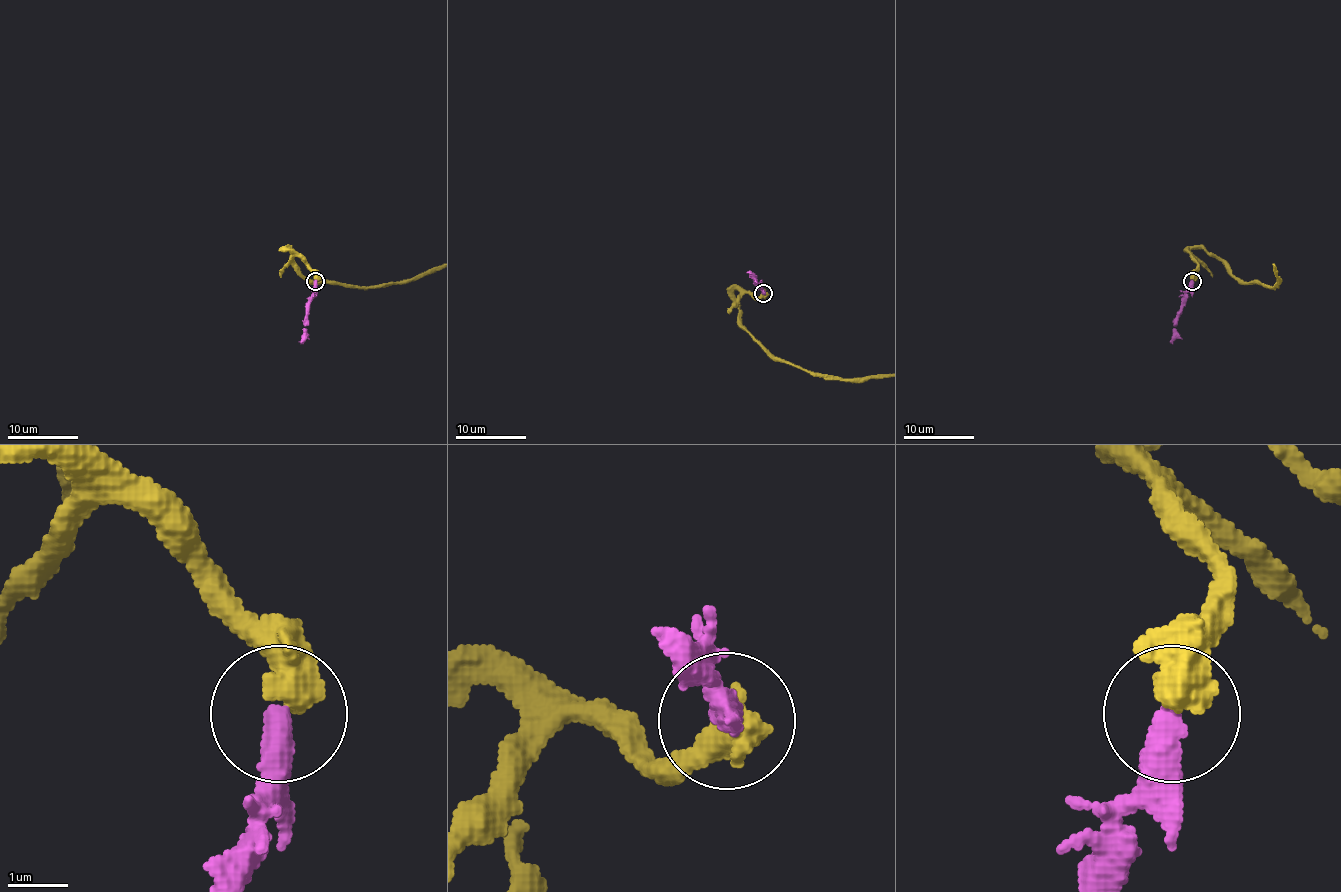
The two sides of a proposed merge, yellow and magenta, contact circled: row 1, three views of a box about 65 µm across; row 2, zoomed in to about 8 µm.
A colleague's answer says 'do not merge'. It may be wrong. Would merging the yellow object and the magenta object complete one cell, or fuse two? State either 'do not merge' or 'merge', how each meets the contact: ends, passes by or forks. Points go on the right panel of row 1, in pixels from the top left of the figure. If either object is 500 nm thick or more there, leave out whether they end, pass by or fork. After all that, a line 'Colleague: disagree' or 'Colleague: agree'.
do not merge
Colleague: agree

